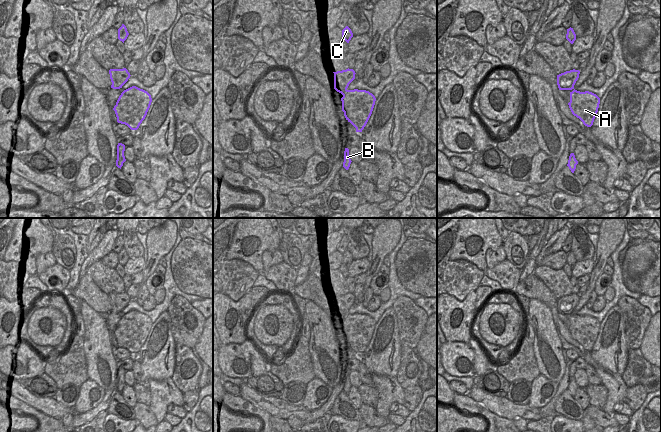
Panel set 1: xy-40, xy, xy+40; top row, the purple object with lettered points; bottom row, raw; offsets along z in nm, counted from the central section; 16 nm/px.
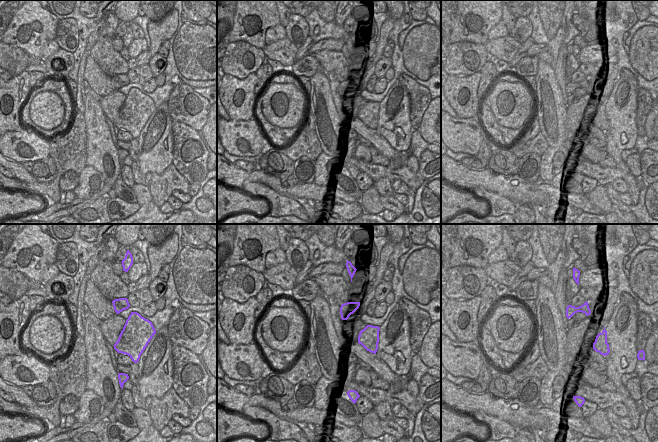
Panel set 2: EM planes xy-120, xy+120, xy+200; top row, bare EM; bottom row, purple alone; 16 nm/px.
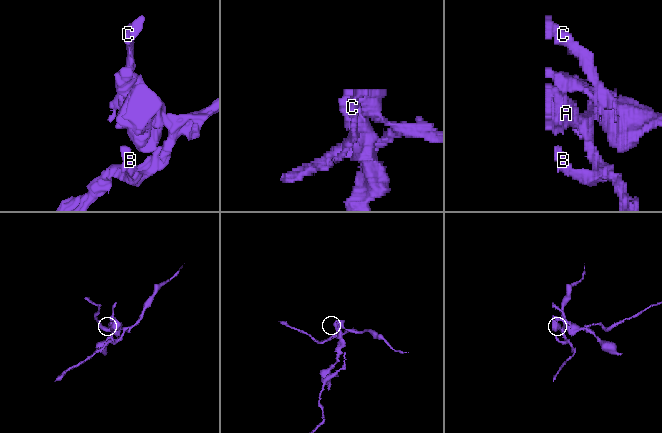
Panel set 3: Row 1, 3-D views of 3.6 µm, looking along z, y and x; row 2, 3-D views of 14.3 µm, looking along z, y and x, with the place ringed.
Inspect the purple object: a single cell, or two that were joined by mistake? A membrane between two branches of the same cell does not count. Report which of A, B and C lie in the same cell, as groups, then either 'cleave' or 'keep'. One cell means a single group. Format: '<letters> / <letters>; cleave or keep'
A B / C; cleave

